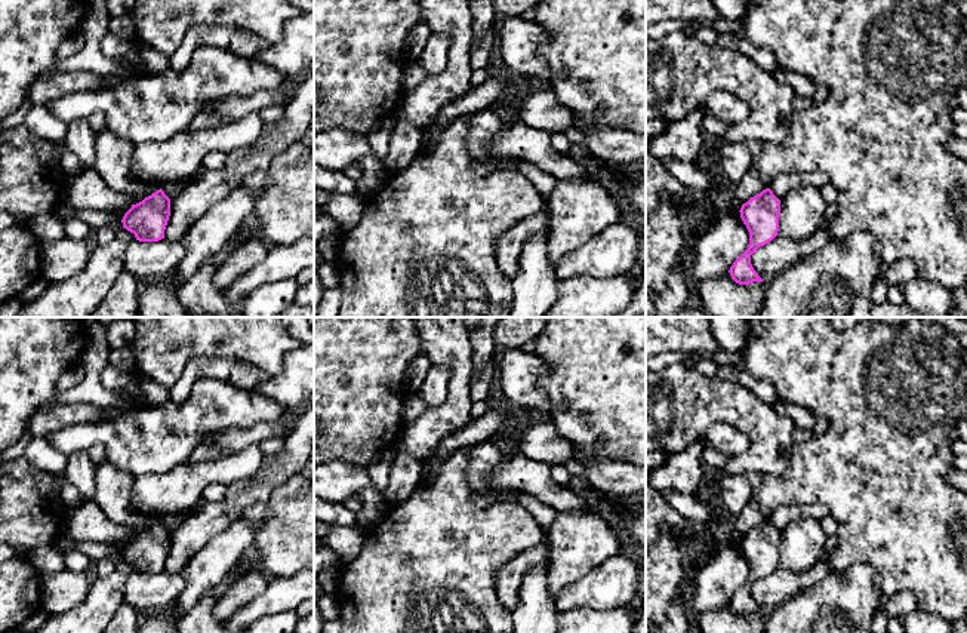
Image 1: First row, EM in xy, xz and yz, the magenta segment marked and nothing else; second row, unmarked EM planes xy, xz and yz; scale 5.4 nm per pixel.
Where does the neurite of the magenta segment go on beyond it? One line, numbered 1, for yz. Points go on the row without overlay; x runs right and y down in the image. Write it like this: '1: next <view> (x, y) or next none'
1: next none

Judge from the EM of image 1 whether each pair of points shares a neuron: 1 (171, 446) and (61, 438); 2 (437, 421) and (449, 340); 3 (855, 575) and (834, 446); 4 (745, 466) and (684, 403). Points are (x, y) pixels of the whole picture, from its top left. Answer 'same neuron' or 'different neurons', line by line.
1: same neuron
2: same neuron
3: different neurons
4: same neuron

